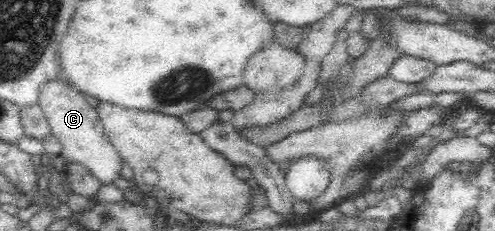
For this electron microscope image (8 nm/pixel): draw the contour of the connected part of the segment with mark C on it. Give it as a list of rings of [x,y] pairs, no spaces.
[[[60,78],[43,81],[38,86],[37,94],[36,103],[42,108],[53,136],[58,138],[62,146],[60,154],[68,162],[85,166],[101,184],[113,184],[113,180],[121,174],[123,158],[111,144],[96,108],[87,103],[83,93],[63,84]]]

